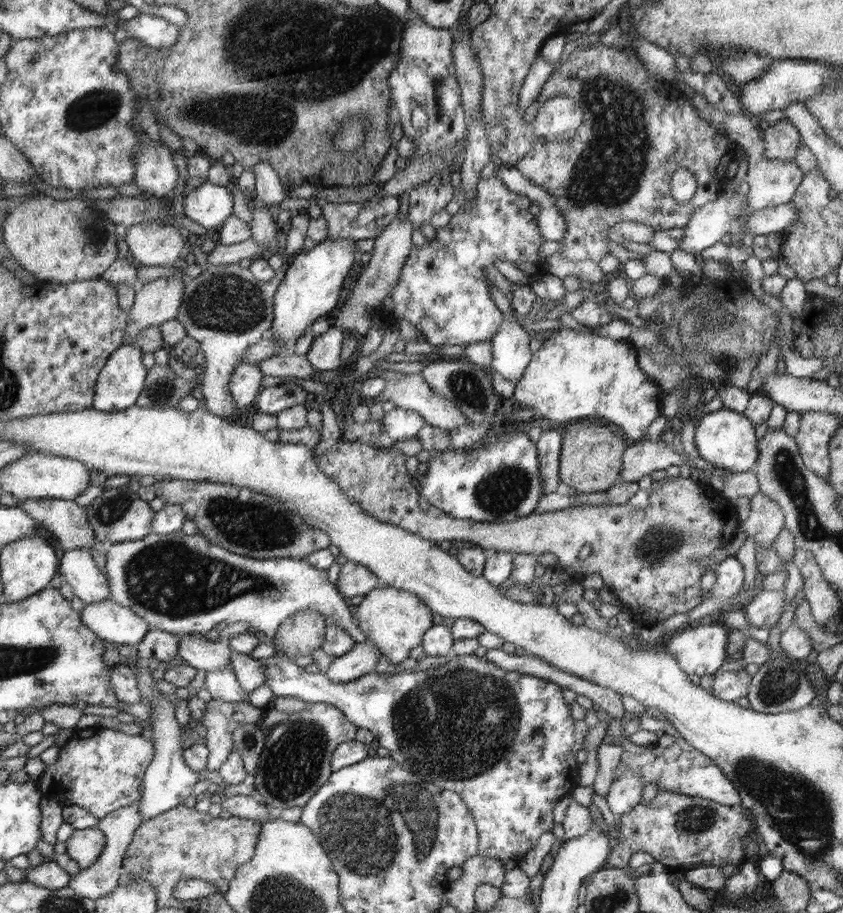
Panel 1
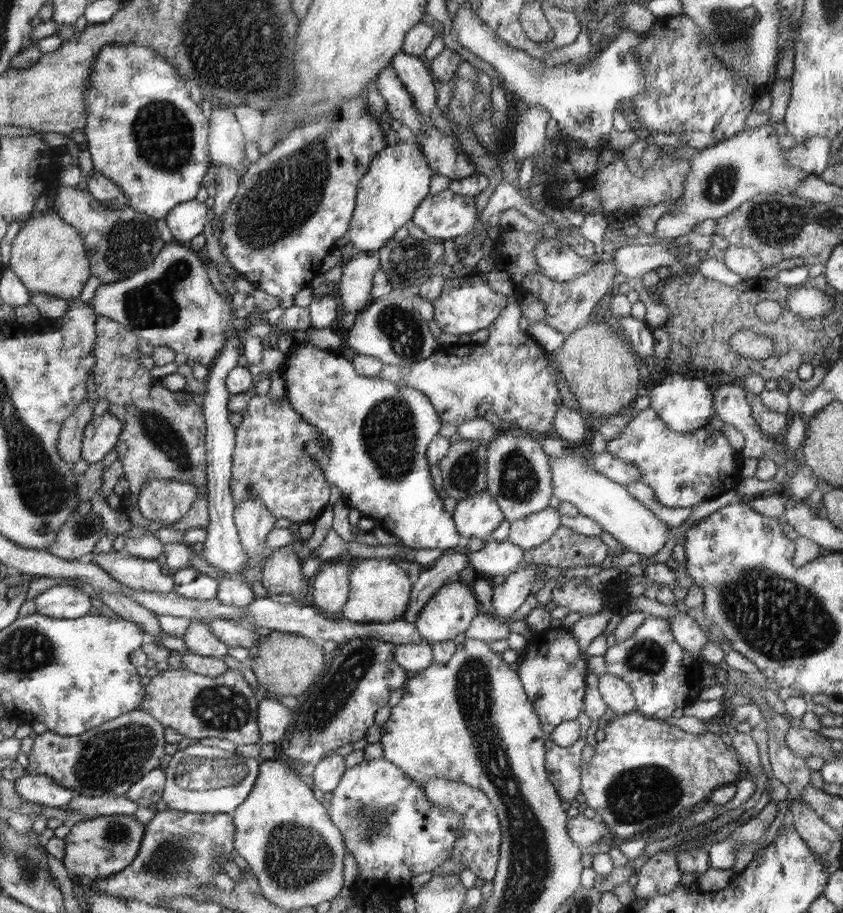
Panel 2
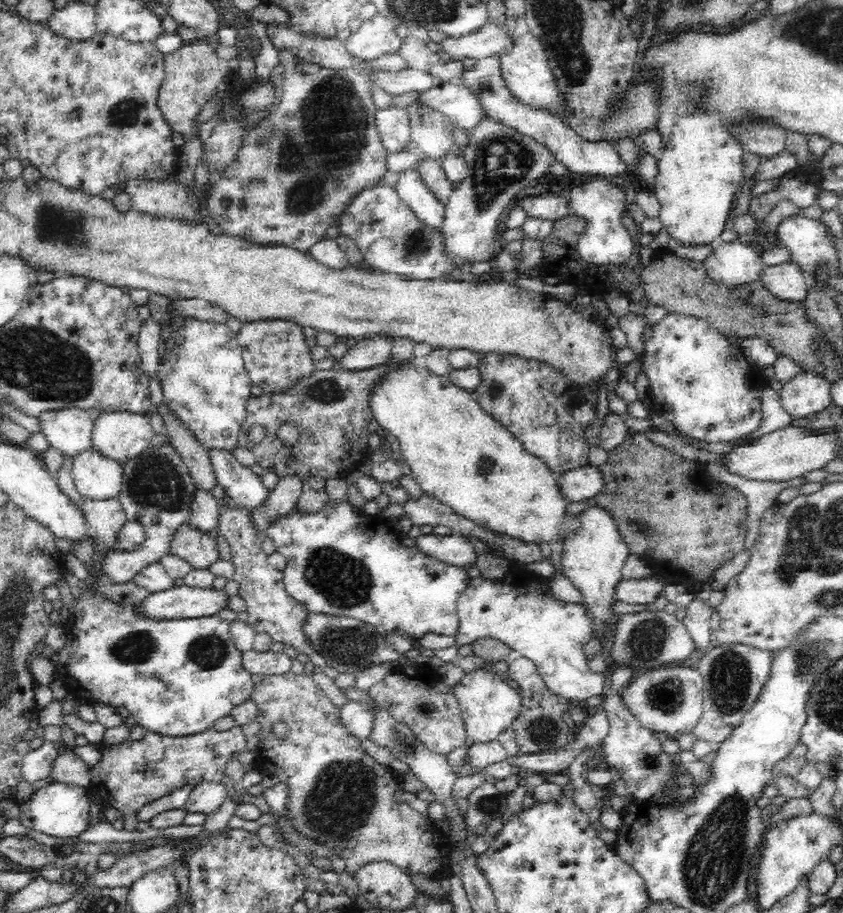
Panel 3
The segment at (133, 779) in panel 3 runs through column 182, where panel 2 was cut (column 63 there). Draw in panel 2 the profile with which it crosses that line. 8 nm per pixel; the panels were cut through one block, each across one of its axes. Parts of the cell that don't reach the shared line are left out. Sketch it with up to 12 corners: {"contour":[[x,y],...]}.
{"contour":[[141,708],[79,736],[34,738],[31,775],[123,796],[164,756]]}

